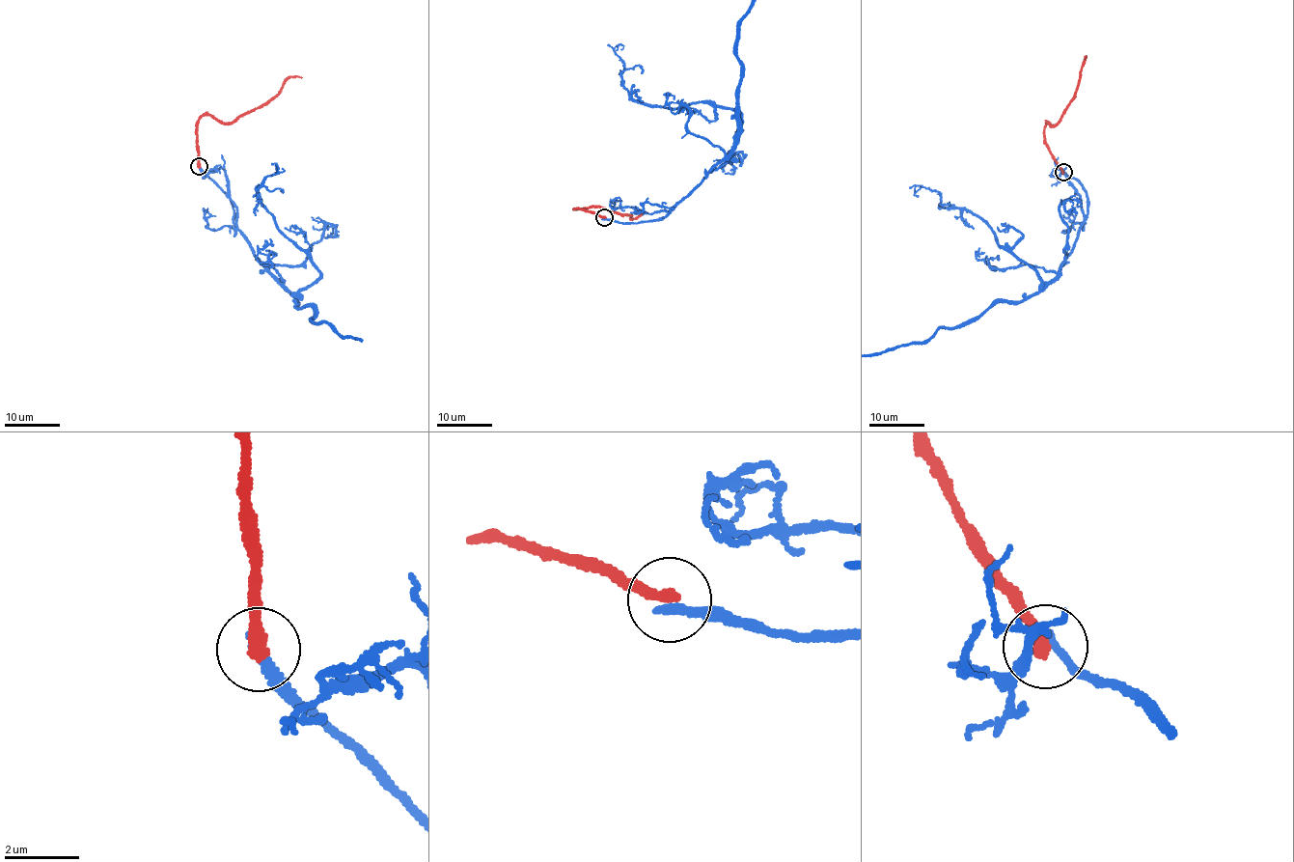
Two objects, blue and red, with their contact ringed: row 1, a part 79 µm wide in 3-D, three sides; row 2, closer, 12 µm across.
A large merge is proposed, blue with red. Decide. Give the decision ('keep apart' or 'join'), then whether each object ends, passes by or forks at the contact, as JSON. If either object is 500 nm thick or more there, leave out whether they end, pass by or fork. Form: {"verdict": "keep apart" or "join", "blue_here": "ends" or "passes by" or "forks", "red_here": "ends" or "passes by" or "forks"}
{"verdict": "keep apart", "blue_here": "ends", "red_here": "ends"}

